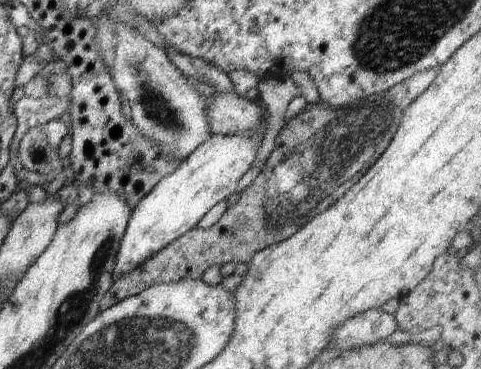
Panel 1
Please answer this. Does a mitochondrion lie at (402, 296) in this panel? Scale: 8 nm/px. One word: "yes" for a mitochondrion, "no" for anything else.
no

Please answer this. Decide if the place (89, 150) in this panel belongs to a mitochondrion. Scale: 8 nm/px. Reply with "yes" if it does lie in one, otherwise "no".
no

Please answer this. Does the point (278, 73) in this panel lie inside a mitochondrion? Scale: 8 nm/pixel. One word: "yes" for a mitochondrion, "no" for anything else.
no

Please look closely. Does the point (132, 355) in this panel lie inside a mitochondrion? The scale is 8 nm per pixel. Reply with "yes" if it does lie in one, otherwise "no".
yes

